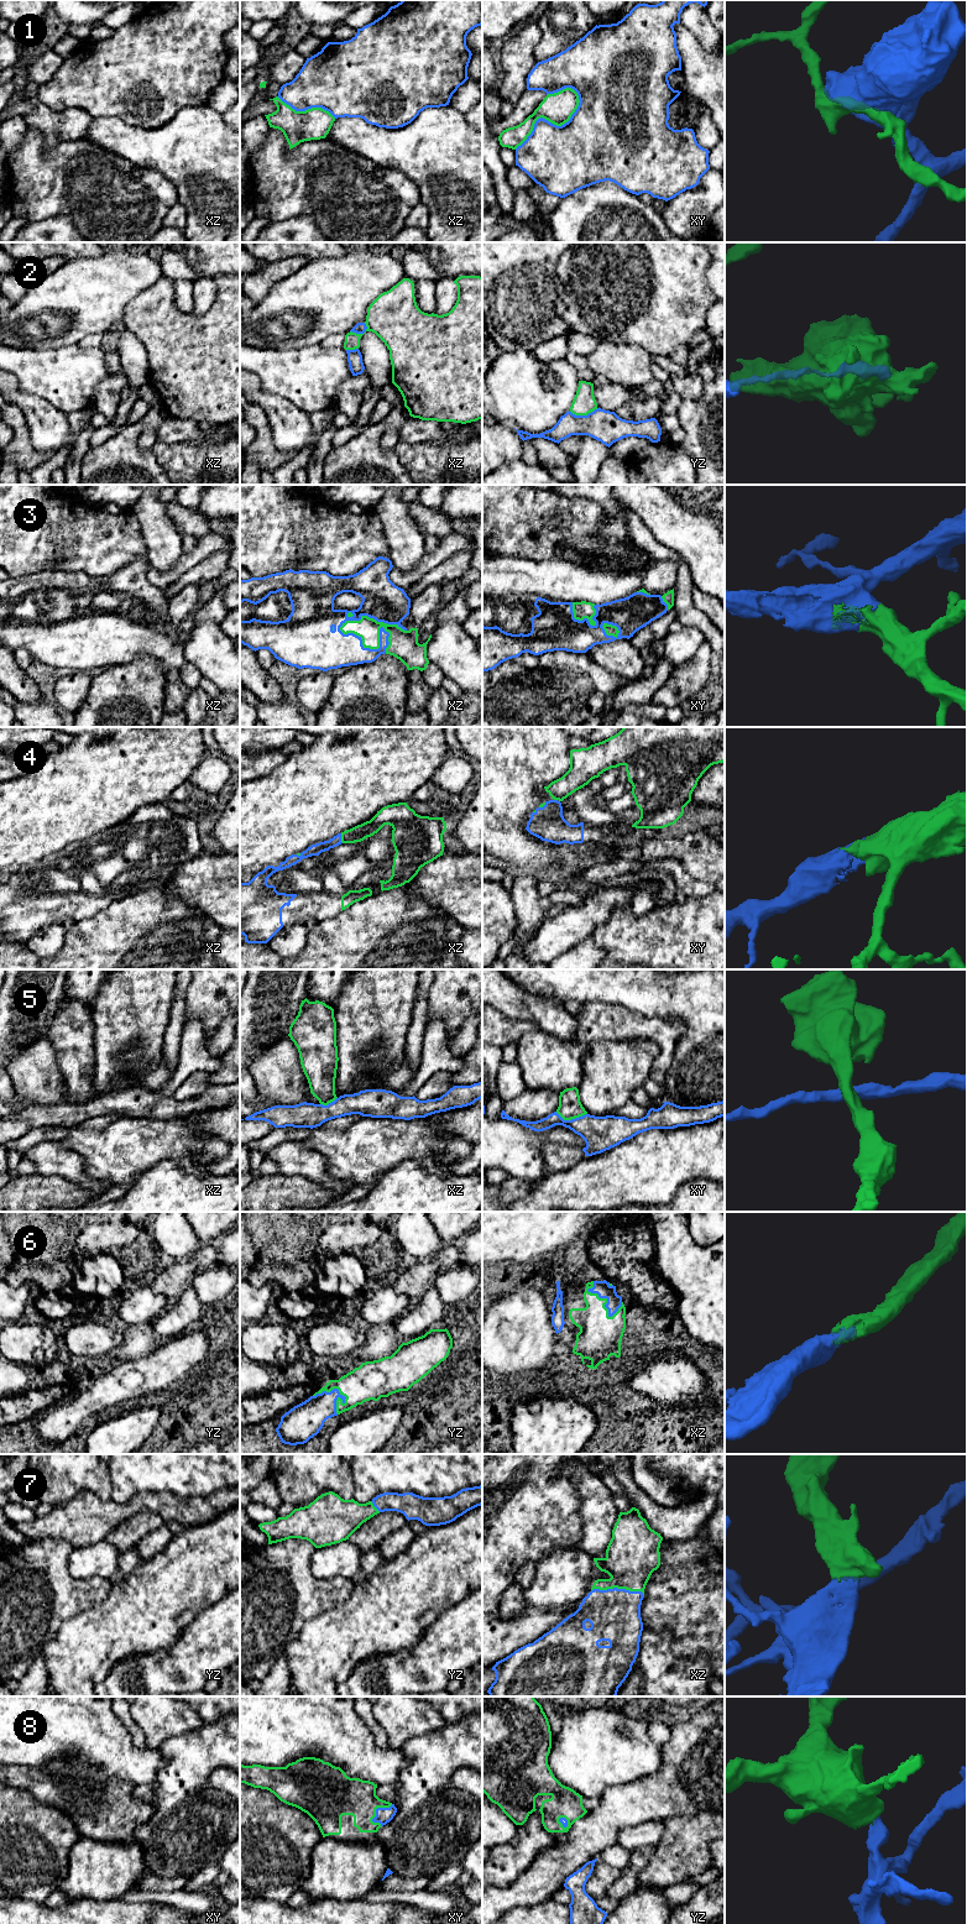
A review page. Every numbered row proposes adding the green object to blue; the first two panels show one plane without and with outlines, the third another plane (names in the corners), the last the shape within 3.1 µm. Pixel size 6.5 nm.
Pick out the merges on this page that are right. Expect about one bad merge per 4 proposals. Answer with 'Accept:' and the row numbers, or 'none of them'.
Accept: 3, 4, 6, 7, 8

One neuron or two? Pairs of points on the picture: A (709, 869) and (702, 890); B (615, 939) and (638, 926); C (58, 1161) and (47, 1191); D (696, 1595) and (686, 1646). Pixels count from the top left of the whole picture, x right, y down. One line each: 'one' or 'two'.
A: two
B: one
C: two
D: one

